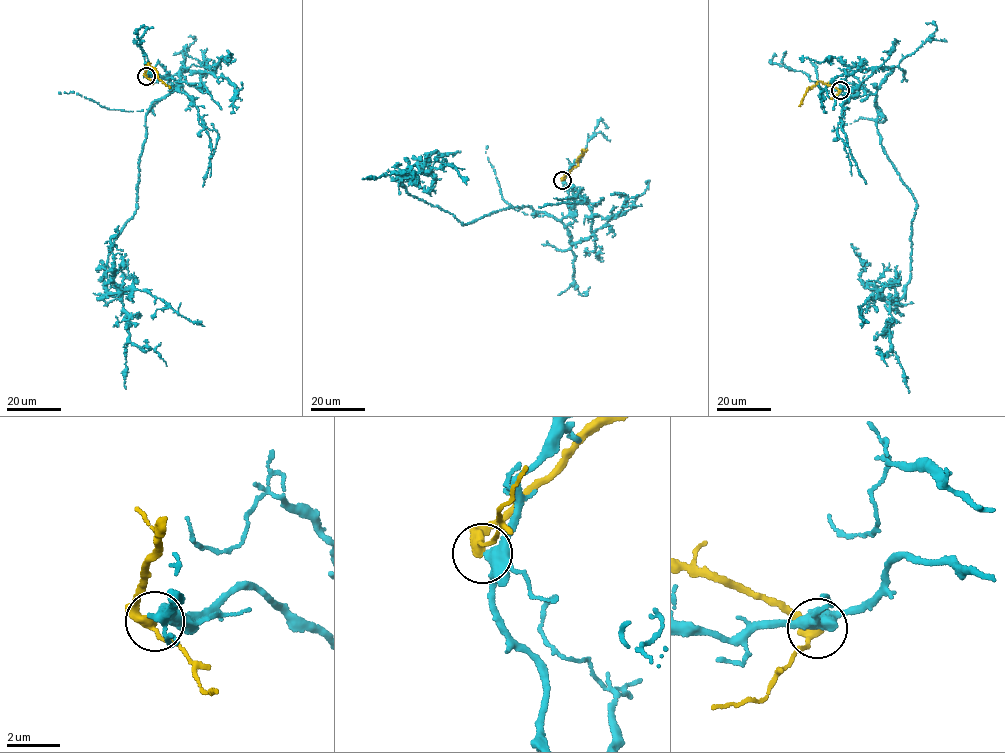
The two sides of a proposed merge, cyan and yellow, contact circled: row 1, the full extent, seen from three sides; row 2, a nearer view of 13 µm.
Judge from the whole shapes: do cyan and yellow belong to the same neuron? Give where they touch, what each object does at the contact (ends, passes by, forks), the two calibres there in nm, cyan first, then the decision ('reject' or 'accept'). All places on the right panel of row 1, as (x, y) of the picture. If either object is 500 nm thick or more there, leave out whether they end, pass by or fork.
place (840, 90); cyan forks; yellow passes by; calibres 320 and 320 nm; reject

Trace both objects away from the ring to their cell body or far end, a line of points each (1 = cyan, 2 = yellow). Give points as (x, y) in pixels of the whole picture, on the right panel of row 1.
1: (840, 90), (855, 83), (876, 96), (880, 143), (916, 204), (904, 296), (868, 298), (860, 305), (868, 323)
2: (840, 90), (818, 81), (808, 90), (798, 105)

